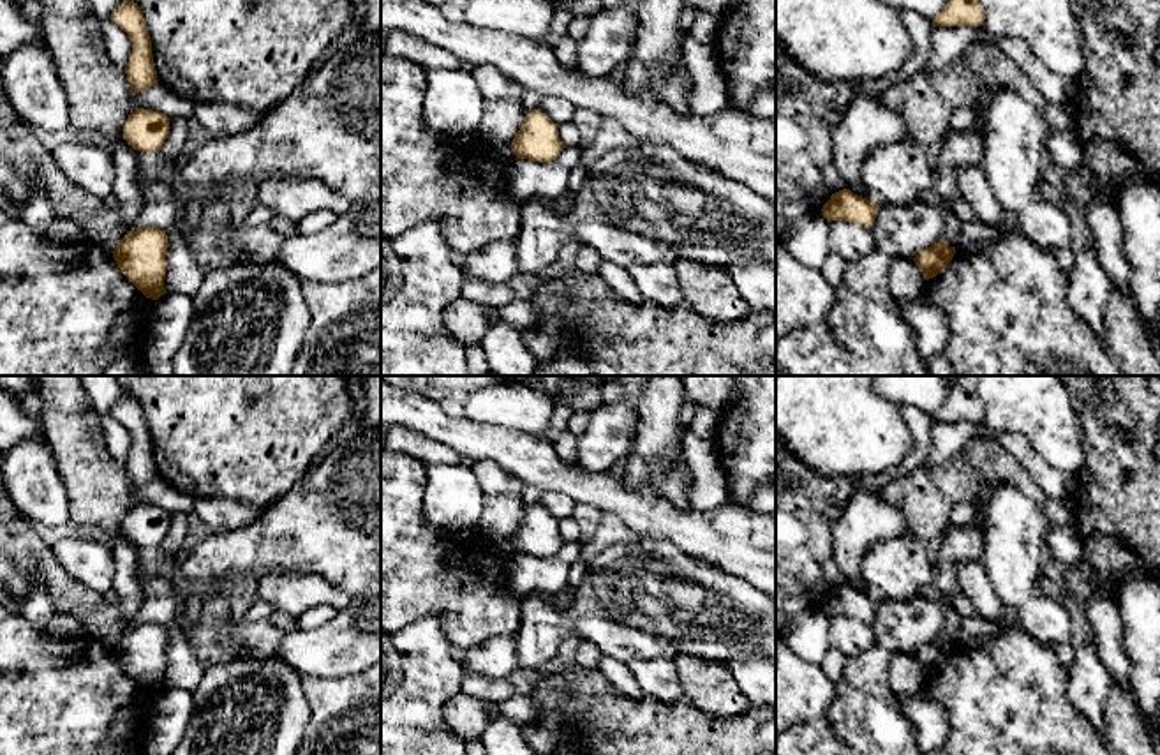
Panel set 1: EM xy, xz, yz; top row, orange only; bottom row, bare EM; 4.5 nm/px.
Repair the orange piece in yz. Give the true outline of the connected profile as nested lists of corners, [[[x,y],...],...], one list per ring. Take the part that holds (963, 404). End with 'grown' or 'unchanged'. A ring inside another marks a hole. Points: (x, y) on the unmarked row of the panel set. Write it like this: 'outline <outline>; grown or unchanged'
outline [[[959,376],[947,402],[933,415],[934,422],[978,422],[985,407],[977,393],[980,376]]]; unchanged

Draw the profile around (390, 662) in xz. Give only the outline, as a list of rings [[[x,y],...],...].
[[[381,630],[381,699],[393,695],[402,679],[402,662],[391,635]]]

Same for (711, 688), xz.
[[[679,654],[673,662],[684,695],[702,713],[732,718],[751,707],[730,669],[688,654]]]

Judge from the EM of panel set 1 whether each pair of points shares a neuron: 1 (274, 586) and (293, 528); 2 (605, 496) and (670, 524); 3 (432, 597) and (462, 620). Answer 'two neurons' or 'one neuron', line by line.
1: two neurons
2: one neuron
3: one neuron

